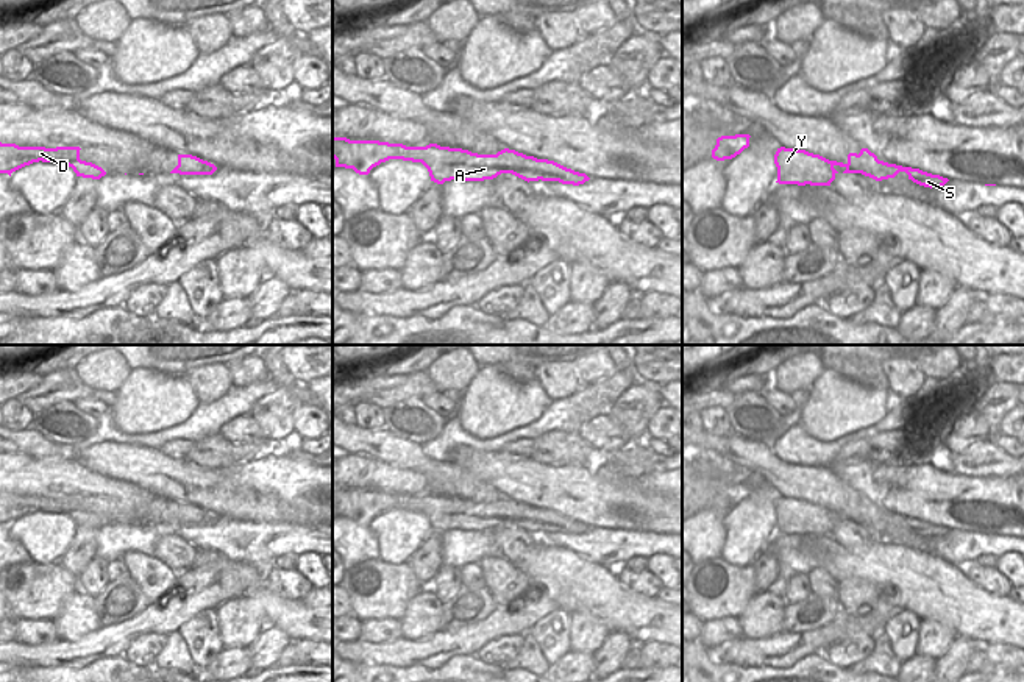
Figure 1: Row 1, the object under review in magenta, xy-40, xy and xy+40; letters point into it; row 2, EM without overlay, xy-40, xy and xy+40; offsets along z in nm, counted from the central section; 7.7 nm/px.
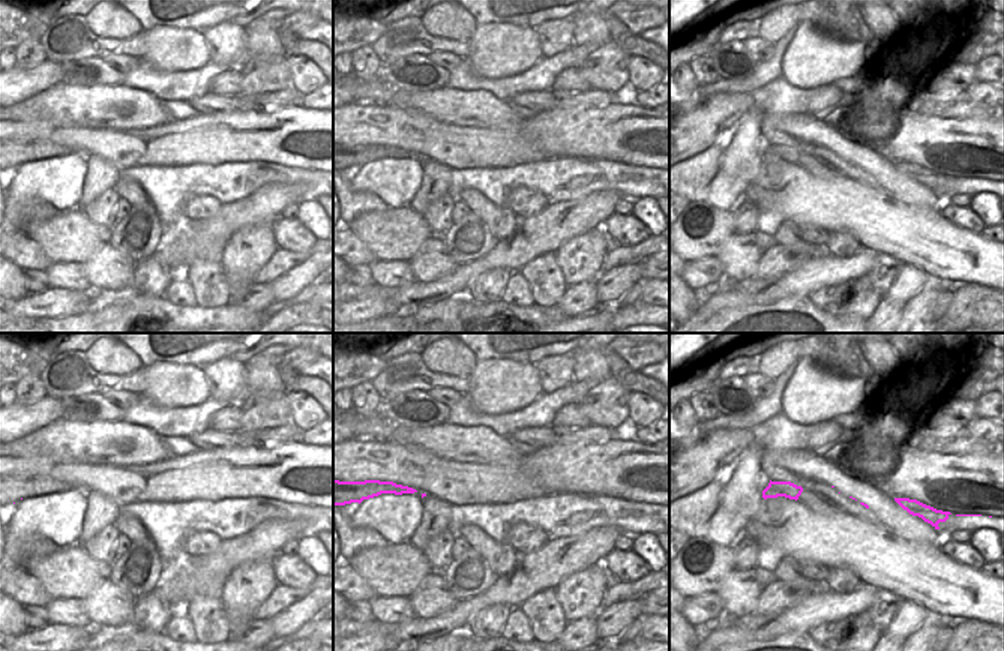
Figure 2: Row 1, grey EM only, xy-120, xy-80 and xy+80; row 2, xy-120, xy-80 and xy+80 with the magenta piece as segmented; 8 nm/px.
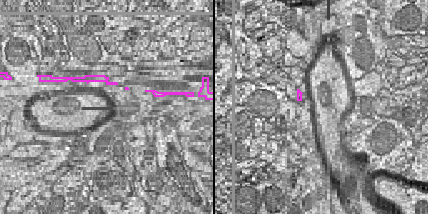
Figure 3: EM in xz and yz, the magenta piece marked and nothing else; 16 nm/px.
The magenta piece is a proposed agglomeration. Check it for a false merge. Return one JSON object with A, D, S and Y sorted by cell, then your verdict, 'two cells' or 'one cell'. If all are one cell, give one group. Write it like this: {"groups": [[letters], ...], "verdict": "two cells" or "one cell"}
{"groups": [["A", "D", "S", "Y"]], "verdict": "one cell"}

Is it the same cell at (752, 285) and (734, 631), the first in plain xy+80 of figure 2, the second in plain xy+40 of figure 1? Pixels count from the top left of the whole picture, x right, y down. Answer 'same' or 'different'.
different

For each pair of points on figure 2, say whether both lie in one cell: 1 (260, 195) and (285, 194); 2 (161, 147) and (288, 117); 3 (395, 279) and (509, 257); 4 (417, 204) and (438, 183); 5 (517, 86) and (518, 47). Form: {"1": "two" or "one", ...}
{"1": "one", "2": "one", "3": "two", "4": "one", "5": "two"}

